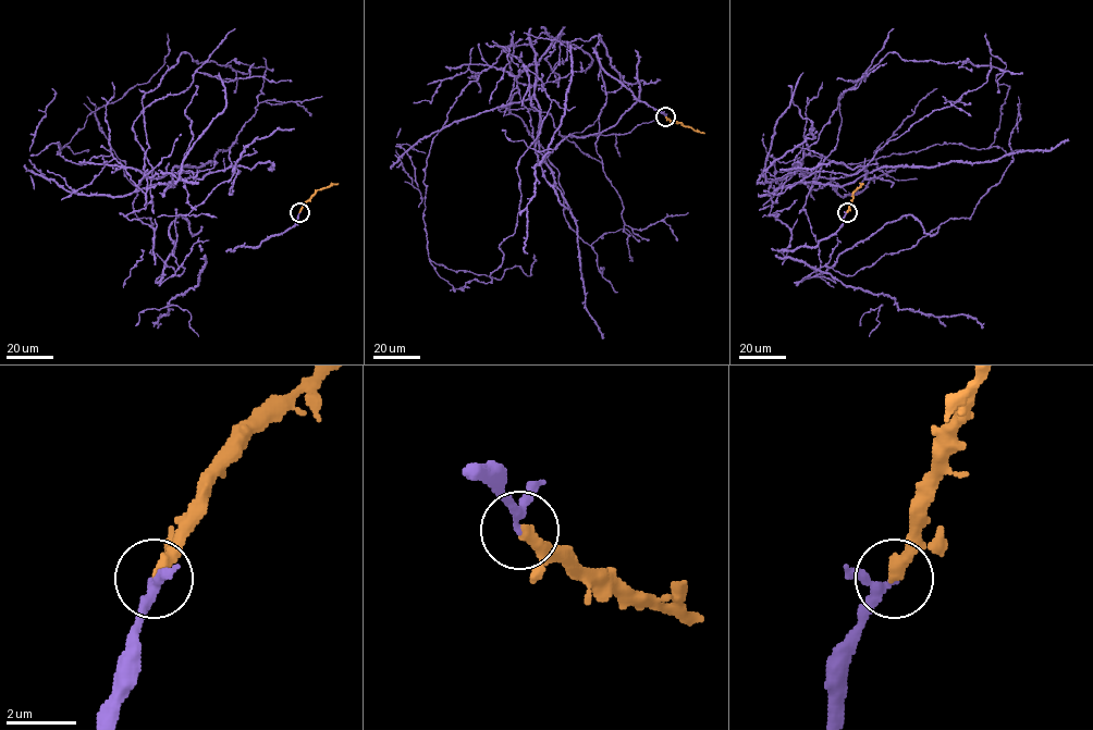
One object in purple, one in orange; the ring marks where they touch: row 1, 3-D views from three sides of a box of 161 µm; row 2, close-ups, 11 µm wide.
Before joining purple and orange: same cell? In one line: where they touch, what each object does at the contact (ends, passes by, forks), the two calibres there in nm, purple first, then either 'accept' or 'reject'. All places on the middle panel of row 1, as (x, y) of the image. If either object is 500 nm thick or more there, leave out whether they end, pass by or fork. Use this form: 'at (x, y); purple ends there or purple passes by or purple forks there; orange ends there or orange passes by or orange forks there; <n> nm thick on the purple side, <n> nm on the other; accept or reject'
at (665, 116); purple passes by; orange ends there; 200 nm thick on the purple side, 360 nm on the other; accept

